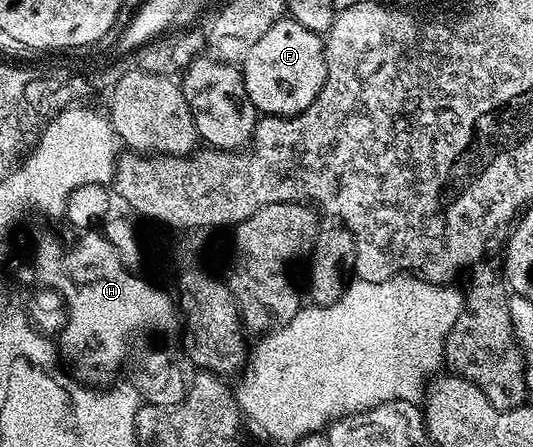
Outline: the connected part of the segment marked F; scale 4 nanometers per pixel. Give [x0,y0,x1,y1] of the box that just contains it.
[242,17,327,115]

